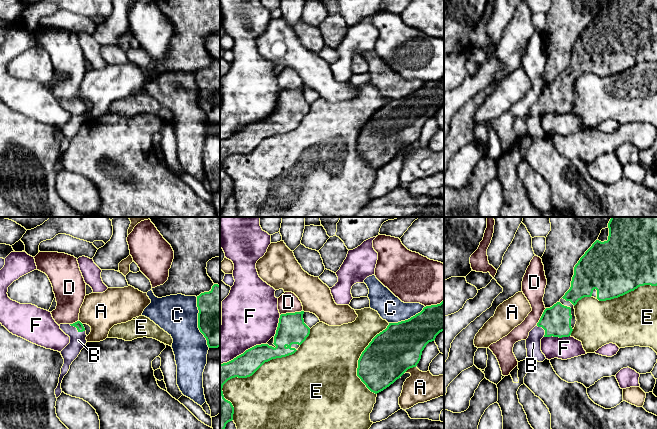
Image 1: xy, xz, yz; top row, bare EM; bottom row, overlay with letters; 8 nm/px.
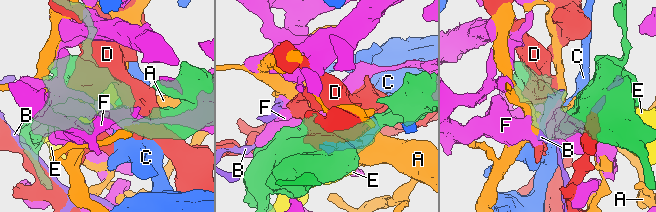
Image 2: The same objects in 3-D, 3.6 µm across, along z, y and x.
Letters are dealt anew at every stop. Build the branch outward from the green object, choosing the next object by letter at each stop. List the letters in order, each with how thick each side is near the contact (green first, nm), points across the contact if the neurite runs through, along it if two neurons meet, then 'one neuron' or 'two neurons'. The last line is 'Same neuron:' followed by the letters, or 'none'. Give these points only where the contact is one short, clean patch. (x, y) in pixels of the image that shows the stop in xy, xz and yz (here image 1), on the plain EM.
A: 380 nm thick on the green side, 240 nm on the other; two neurons
B: 60 nm thick on the green side, 130 nm on the other; runs through xy (78, 100), (77, 105), (78, 116); one neuron
C: 360 nm thick on the green side, 320 nm on the other; two neurons
D: 220 nm thick on the green side, 160 nm on the other; two neurons
E: 190 nm thick on the green side, 460 nm on the other; two neurons
F: 190 nm thick on the green side, 400 nm on the other; two neurons
Same neuron: B

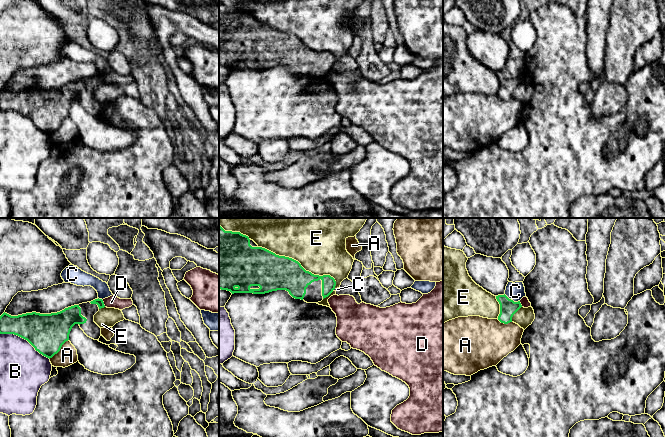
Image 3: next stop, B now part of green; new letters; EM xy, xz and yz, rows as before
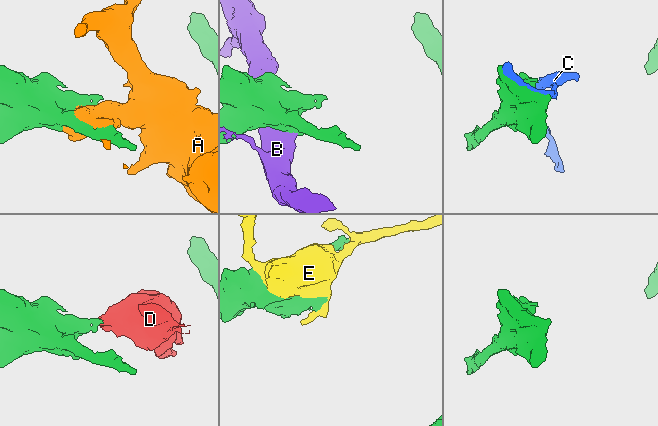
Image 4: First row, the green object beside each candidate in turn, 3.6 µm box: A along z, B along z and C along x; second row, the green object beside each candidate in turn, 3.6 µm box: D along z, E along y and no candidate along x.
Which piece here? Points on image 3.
A: 300 nm thick on the green side, 150 nm on the other; two neurons
B: 300 nm thick on the green side, 380 nm on the other; two neurons
C: 140 nm thick on the green side, 140 nm on the other; two neurons
D: 60 nm thick on the green side, 100 nm on the other; border along xy (102, 76), (105, 82); two neurons
E: 300 nm thick on the green side, 400 nm on the other; two neurons
Same neuron: none

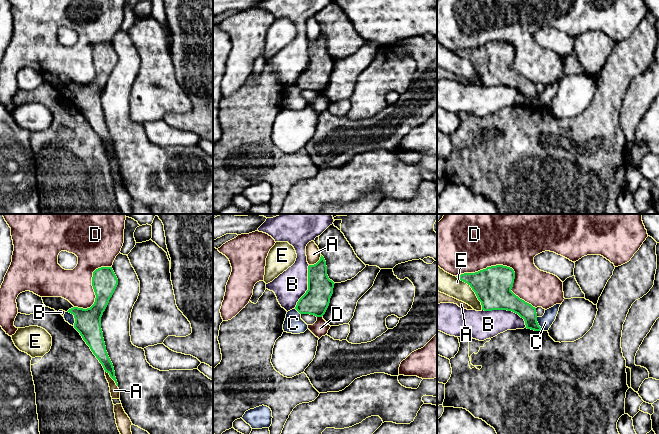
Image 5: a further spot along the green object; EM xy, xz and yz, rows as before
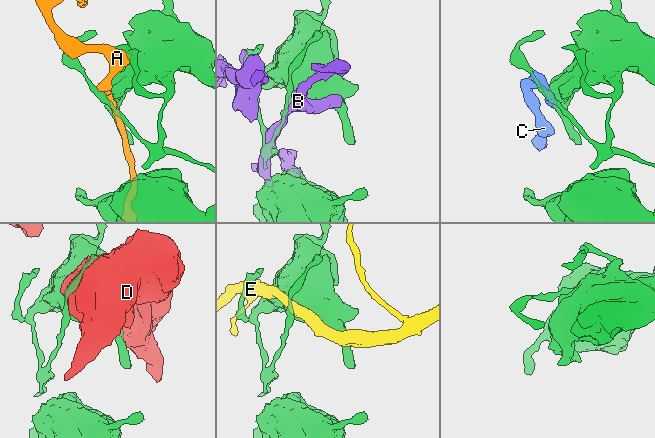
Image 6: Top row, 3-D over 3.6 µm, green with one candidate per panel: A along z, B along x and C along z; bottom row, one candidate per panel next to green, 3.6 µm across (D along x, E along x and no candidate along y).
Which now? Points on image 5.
A: 110 nm thick on the green side, 80 nm on the other; two neurons
B: 300 nm thick on the green side, 240 nm on the other; two neurons
C: 200 nm thick on the green side, 70 nm on the other; border along xy (67, 87), (73, 91), (74, 101); two neurons
D: 300 nm thick on the green side, 360 nm on the other; two neurons
E: 300 nm thick on the green side, 160 nm on the other; two neurons
Same neuron: none

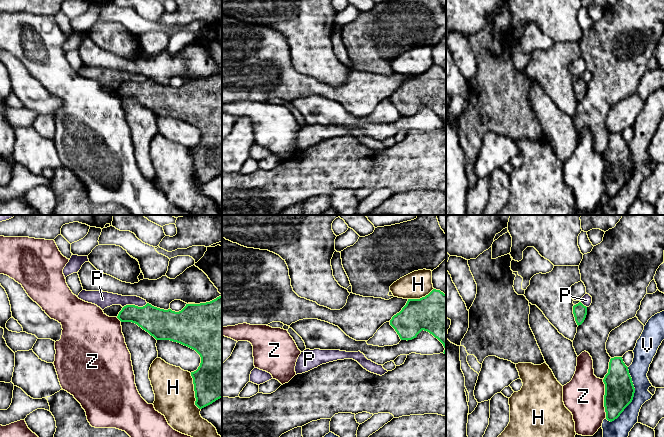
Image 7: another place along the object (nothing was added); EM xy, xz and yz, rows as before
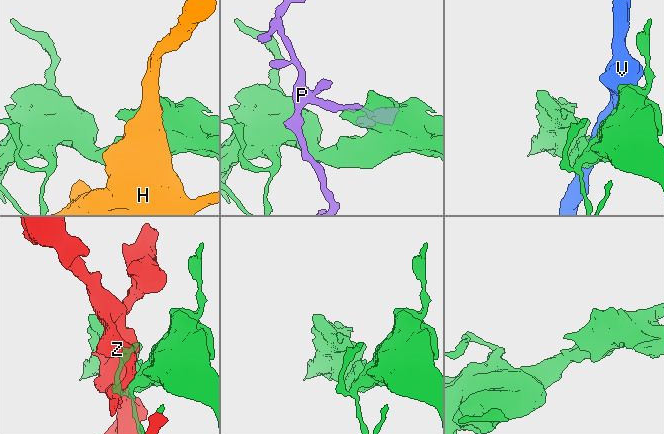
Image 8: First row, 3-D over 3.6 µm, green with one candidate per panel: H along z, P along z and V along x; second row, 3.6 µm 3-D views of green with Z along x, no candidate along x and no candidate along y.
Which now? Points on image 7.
H: 360 nm thick on the green side, 320 nm on the other; two neurons
P: 240 nm thick on the green side, 120 nm on the other; two neurons
V: 240 nm thick on the green side, 150 nm on the other; two neurons
Z: 240 nm thick on the green side, 320 nm on the other; two neurons
Same neuron: none

